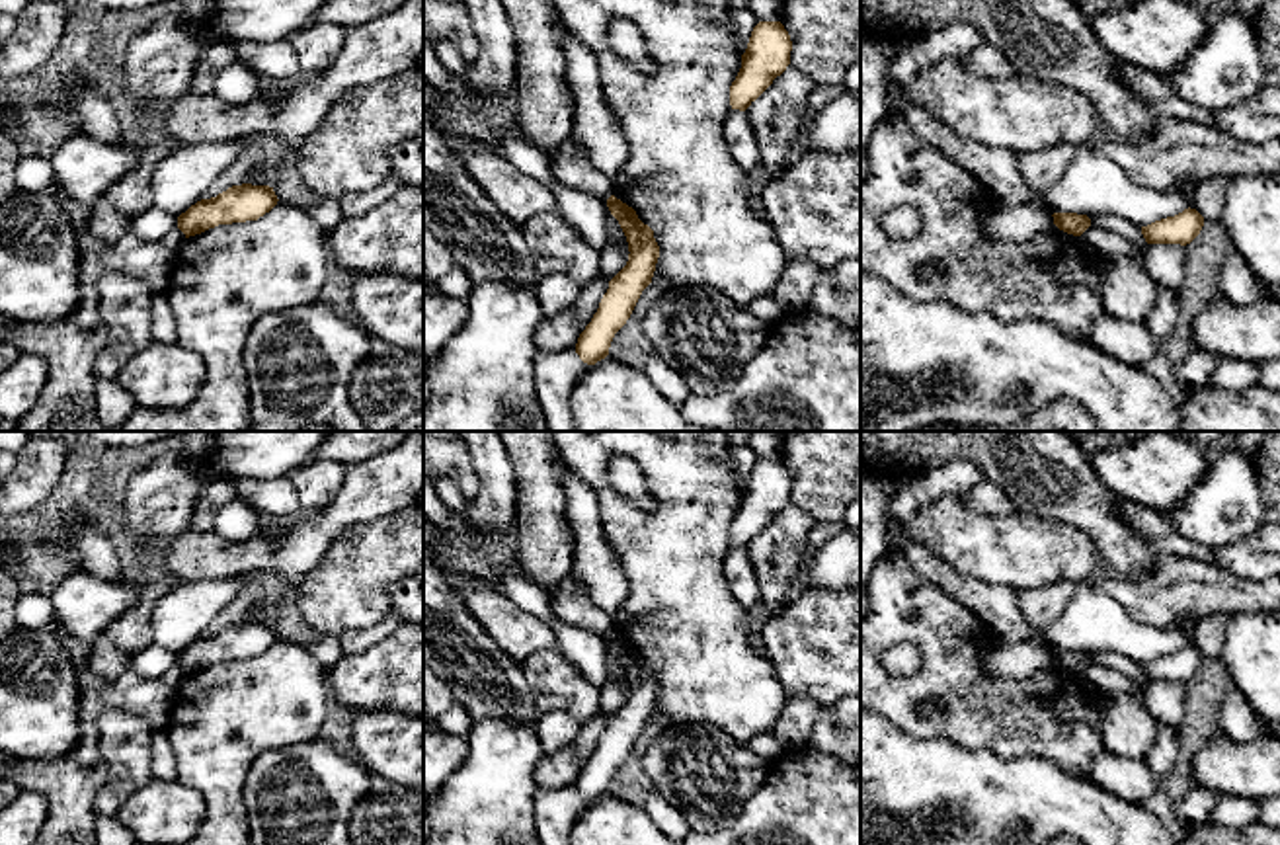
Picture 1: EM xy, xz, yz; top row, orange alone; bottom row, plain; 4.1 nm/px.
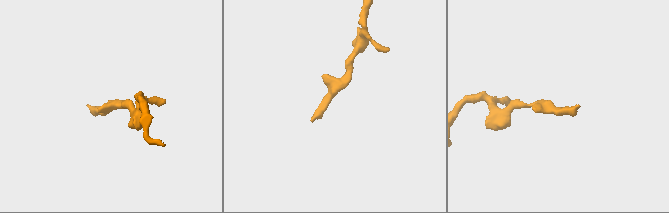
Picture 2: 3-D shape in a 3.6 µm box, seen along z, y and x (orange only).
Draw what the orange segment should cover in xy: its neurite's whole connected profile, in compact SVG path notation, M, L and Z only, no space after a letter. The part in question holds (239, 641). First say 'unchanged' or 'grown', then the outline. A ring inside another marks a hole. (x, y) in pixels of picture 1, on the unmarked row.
unchanged; M232 623L211 636L201 636L178 654L178 665L185 675L201 671L219 662L258 658L277 642L269 623Z

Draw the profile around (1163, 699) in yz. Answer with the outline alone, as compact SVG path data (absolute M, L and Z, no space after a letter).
M1147 681L1141 703L1157 726L1179 732L1184 718L1186 687L1180 681Z

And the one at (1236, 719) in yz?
M1229 687L1214 718L1216 734L1243 744L1262 736L1260 718L1237 687Z

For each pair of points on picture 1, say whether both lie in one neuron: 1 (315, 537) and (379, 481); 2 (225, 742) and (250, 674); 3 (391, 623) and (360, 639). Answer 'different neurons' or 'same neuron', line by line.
1: same neuron
2: same neuron
3: same neuron

